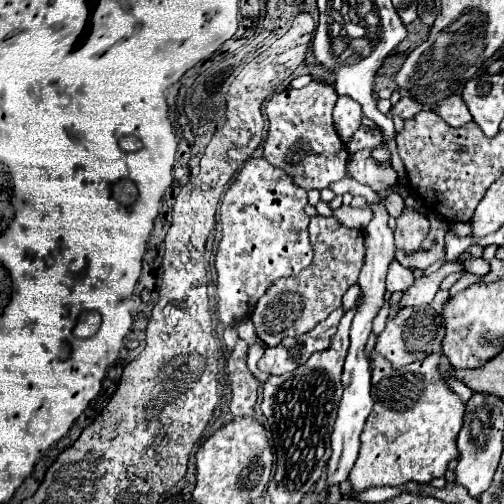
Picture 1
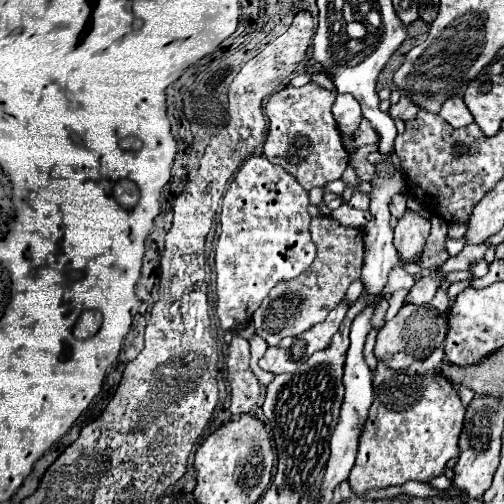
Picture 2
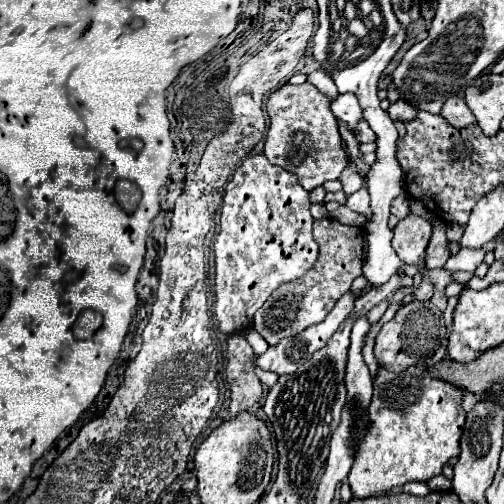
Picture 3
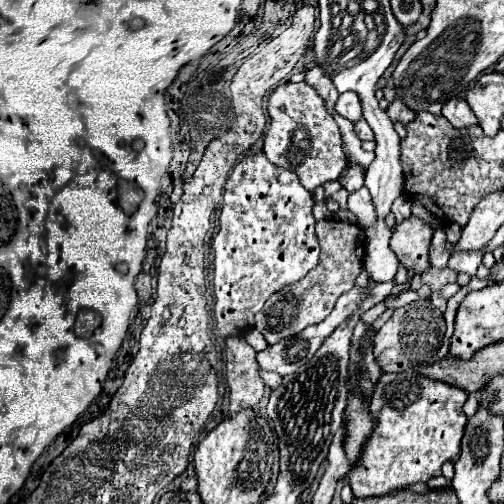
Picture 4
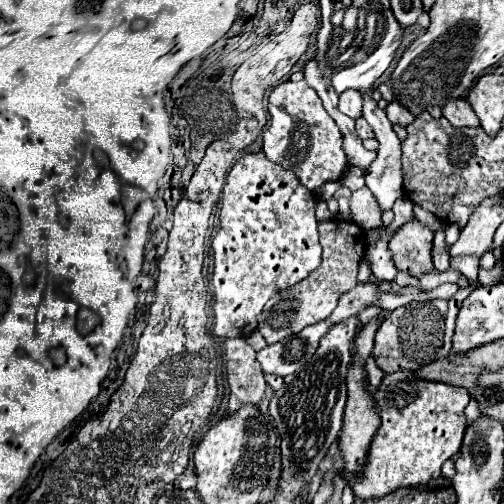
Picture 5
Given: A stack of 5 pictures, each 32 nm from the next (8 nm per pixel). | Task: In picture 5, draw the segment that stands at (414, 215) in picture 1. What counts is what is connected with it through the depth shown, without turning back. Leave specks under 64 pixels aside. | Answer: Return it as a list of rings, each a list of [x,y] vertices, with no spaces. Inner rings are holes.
[[[410,220],[408,224],[402,224],[402,228],[394,232],[388,244],[394,254],[396,268],[416,278],[434,270],[432,256],[430,256],[432,238],[434,232],[418,220]]]

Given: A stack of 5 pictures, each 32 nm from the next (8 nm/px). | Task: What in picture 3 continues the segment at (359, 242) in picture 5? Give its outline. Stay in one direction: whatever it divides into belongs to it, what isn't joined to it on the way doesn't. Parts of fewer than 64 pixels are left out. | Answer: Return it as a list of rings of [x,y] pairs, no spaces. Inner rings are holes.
[[[334,218],[314,220],[312,228],[314,240],[318,242],[318,260],[316,264],[300,276],[300,280],[282,284],[268,296],[262,308],[254,316],[254,330],[268,342],[278,344],[286,336],[296,336],[312,324],[322,322],[334,304],[350,290],[354,278],[362,274],[362,254],[364,254],[364,234],[362,228],[344,226]]]

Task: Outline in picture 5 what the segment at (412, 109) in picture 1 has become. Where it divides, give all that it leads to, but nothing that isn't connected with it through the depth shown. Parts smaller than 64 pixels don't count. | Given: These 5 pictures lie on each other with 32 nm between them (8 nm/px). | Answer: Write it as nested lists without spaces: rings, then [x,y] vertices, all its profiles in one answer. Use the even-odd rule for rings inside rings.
[[[394,100],[394,102],[388,104],[386,114],[388,114],[388,120],[390,120],[392,124],[400,124],[400,126],[408,126],[408,124],[414,120],[412,112],[408,112],[404,106],[400,106],[398,100]]]

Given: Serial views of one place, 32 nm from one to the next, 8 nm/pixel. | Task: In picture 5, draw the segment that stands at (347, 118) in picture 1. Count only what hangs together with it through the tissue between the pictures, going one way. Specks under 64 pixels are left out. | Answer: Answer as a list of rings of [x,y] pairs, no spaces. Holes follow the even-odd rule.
[[[346,90],[340,94],[338,110],[350,118],[360,118],[362,116],[362,94],[356,90]]]

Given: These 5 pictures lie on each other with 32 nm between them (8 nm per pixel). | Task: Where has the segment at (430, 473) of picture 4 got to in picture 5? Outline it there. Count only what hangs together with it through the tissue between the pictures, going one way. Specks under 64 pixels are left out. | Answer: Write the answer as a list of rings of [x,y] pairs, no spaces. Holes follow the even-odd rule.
[[[396,372],[382,378],[374,398],[382,424],[368,448],[364,470],[350,480],[354,496],[362,500],[382,498],[398,488],[428,484],[432,478],[440,478],[442,464],[462,444],[466,430],[464,408],[470,400],[466,388],[430,382],[418,376],[404,378],[404,372]]]

